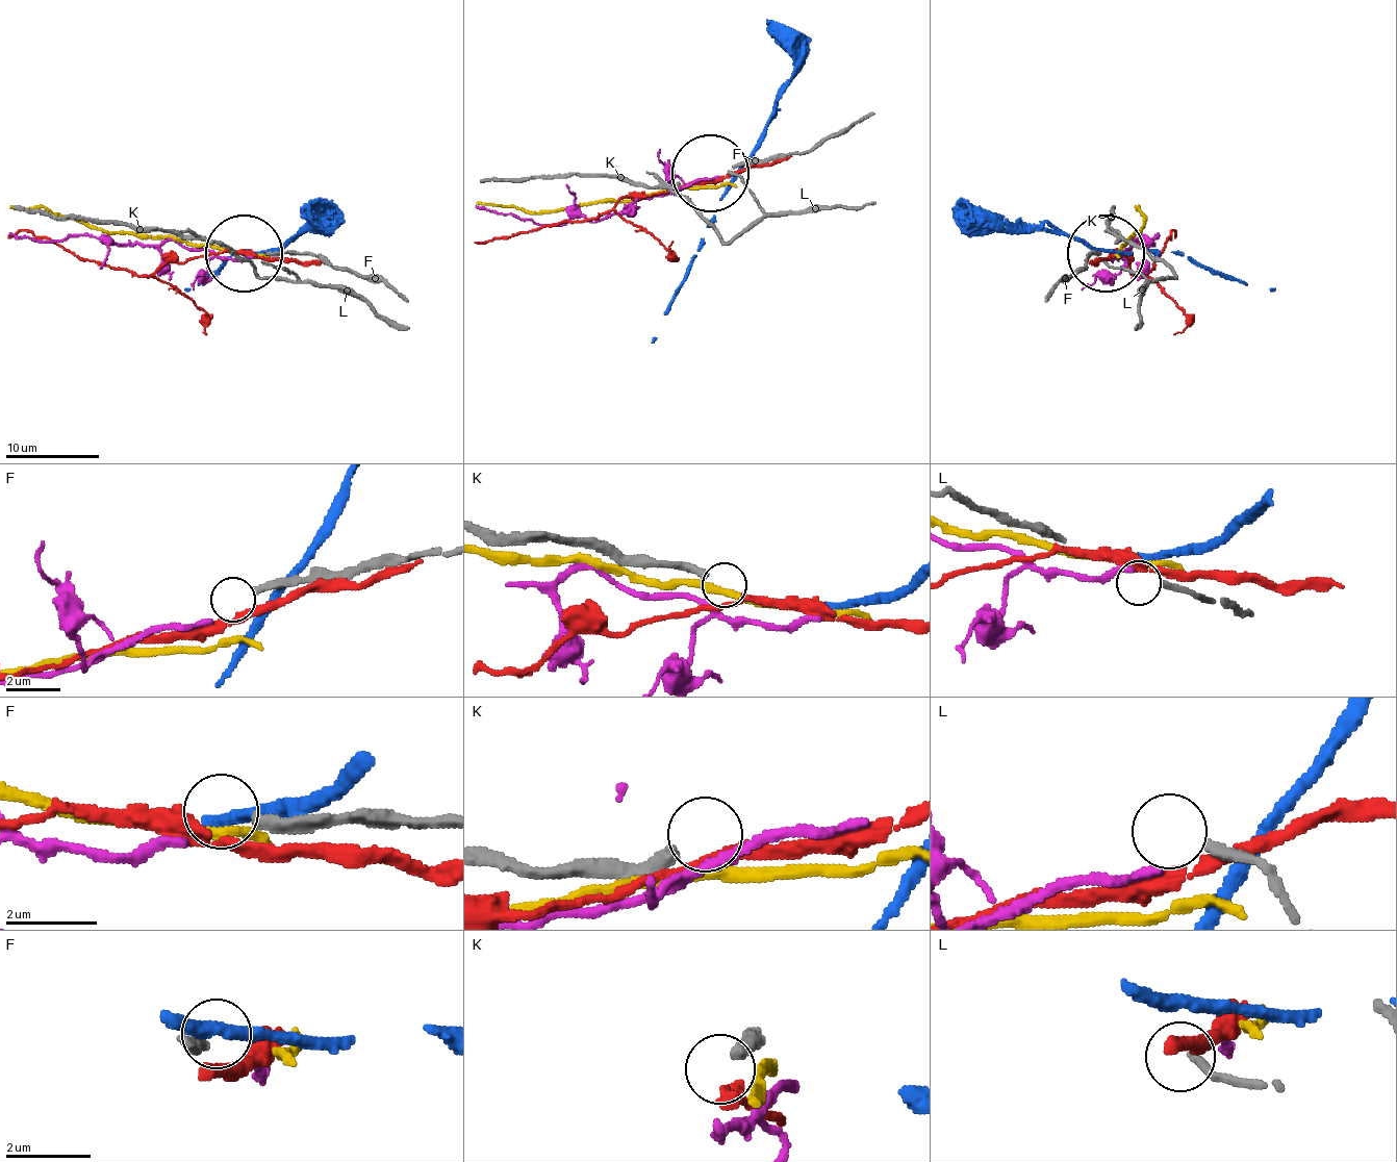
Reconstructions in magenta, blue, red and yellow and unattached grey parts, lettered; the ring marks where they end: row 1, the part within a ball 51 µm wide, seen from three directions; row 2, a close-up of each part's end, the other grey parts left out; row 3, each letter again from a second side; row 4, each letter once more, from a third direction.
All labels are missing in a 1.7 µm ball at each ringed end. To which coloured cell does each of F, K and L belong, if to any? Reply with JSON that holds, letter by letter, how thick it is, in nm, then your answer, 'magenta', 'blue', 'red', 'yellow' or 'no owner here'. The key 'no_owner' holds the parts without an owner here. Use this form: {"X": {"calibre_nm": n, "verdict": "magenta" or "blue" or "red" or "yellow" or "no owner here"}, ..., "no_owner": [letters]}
{"F": {"calibre_nm": 280, "verdict": "no owner here"}, "K": {"calibre_nm": 320, "verdict": "red"}, "L": {"calibre_nm": 200, "verdict": "no owner here"}, "no_owner": ["F", "L"]}

